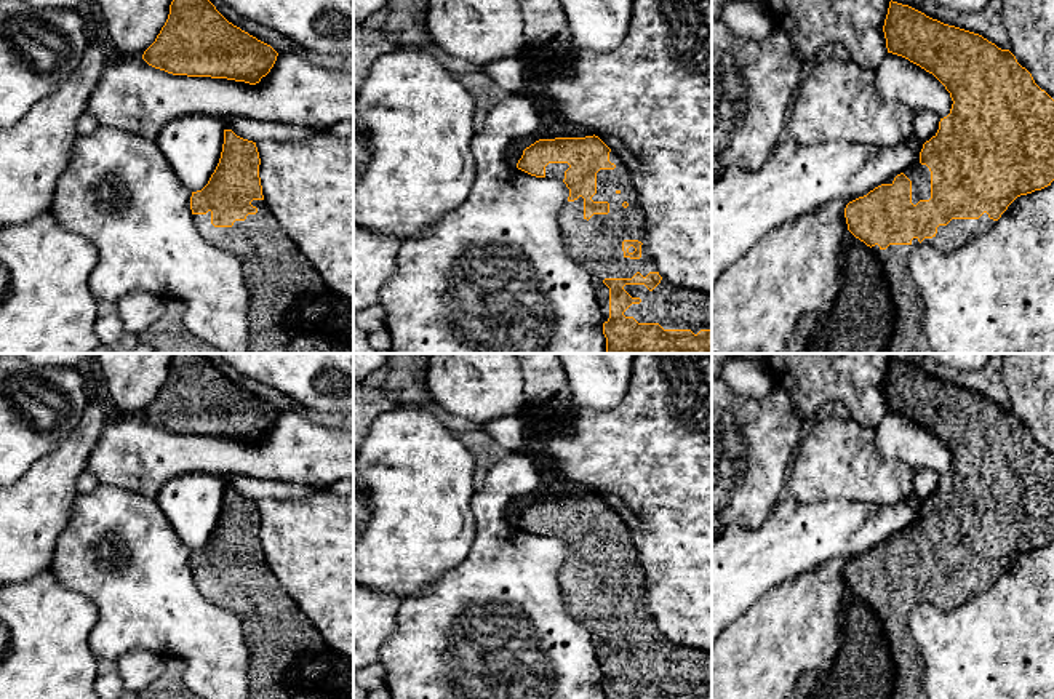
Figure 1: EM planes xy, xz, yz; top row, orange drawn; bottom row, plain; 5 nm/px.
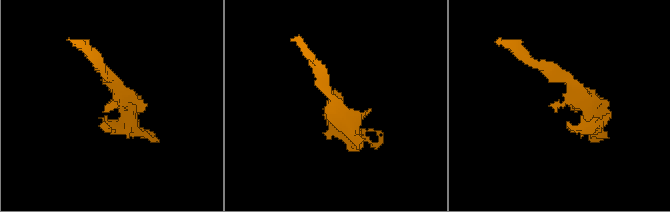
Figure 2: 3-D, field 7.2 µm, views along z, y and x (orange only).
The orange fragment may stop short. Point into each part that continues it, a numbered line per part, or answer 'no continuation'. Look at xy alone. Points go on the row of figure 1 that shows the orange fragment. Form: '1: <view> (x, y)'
1: xy (279, 277)

